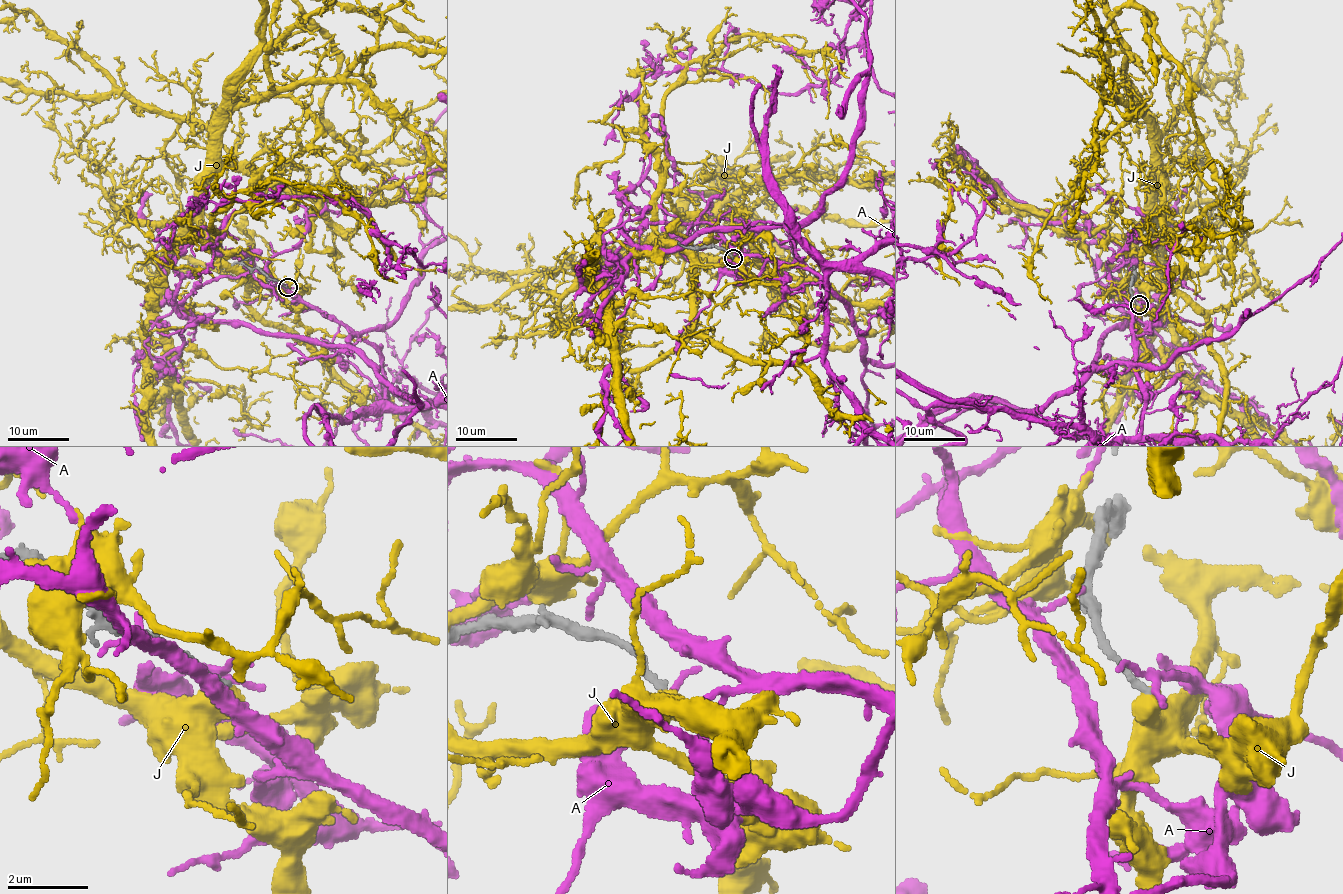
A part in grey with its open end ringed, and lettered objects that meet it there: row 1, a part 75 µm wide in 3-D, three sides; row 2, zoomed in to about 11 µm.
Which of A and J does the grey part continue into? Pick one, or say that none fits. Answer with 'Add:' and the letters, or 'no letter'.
Add: no letter

